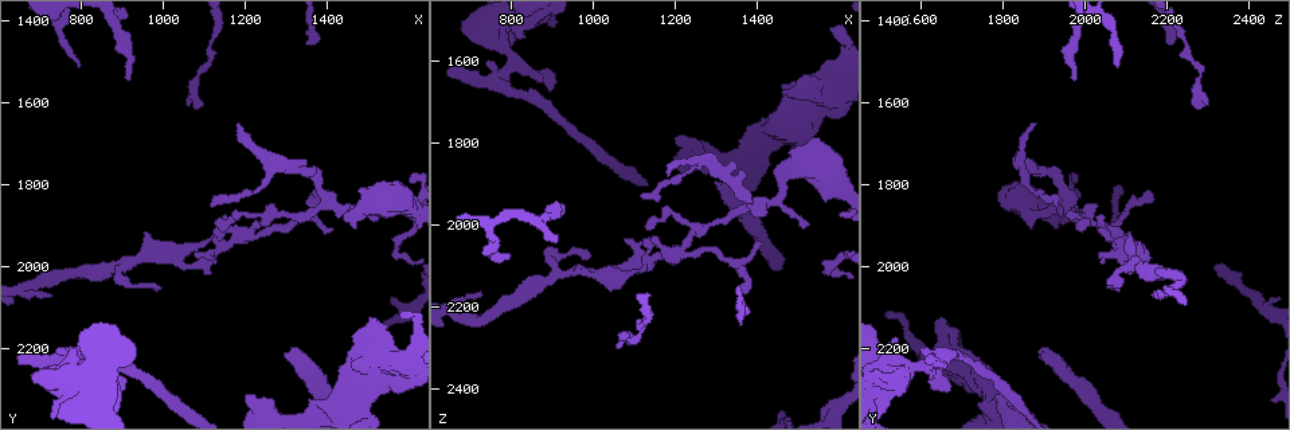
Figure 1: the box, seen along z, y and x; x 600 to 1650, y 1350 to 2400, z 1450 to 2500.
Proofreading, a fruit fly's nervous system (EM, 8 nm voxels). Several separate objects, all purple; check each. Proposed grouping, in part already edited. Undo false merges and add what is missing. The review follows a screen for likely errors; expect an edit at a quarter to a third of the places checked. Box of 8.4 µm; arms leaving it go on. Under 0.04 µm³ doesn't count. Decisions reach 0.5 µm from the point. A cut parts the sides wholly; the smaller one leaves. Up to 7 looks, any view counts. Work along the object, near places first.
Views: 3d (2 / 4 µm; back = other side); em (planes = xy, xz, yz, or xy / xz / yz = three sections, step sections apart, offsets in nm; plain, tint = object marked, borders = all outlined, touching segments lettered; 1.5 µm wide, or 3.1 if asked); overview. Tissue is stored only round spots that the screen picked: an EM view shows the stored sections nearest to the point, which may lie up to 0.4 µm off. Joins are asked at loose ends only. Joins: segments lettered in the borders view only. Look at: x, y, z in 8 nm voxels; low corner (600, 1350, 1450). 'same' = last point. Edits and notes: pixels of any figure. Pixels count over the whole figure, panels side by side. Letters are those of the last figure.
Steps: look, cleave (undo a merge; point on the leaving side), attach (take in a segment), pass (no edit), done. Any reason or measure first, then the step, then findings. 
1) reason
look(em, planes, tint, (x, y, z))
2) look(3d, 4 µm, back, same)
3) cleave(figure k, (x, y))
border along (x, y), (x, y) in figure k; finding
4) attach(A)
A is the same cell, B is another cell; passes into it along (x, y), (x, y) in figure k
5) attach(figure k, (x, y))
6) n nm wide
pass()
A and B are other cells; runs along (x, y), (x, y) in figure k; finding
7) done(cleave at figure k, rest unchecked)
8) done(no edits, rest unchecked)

branch stops here
look(em, planes, borders, (890, 2300, 1665))

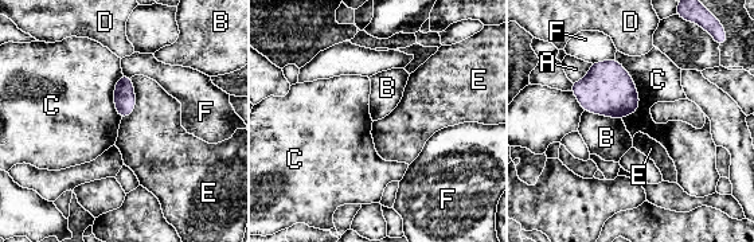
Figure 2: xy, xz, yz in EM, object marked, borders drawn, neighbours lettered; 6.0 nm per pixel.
pass()
A, B, C, D, E and F are other cells; border along (616, 58), (639, 96), (624, 118) in figure 2; no lettered segment goes on from it

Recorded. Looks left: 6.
three-way junction
look(em, planes, tint, (1395, 1850, 1965))

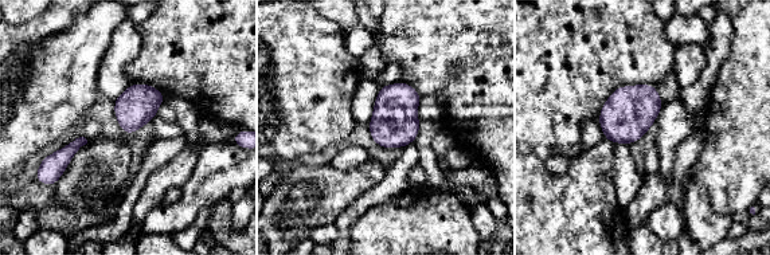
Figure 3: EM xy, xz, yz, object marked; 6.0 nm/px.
what lies round it
look(em, planes, borders, same)

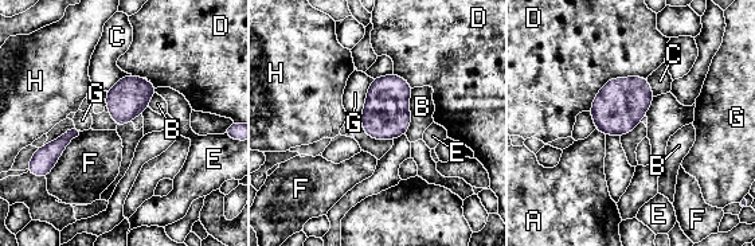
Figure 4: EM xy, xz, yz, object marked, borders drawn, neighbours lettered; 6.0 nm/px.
200 nm wide
pass()
A, B, C, D, E, F, G and H are other cells; border along (78, 131), (46, 176) in figure 4; all the same cell

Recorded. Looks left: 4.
closes a loop
look(em, xz, step 8, plain, (1145, 1890, 2015))

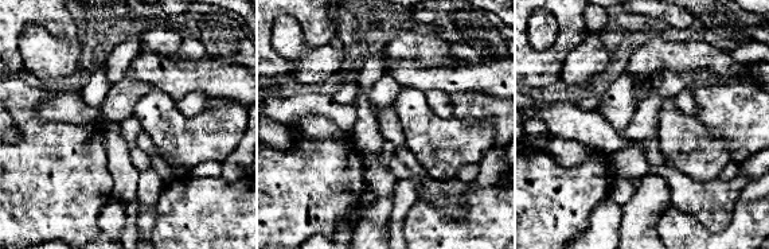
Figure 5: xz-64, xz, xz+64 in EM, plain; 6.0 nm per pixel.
what lies round it
look(em, xz, step 8, borders, same)

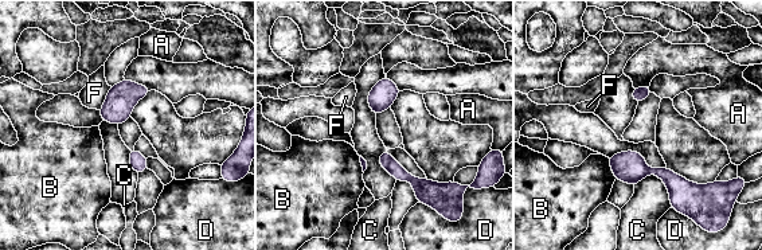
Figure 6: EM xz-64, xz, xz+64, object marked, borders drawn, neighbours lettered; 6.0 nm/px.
cleave(figure 6, (385, 157))
A, B, C, D and F are other cells; border along (391, 157), (386, 168) in figure 6; two cells meet here

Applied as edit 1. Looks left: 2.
done(cleave at figure 6, rest unchecked)

